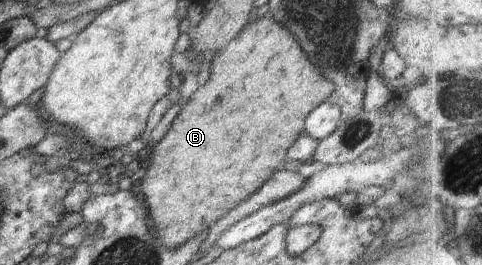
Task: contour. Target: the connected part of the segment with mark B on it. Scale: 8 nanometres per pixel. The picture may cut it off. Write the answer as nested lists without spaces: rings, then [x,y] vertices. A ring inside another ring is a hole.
[[[262,17],[262,19],[255,19],[251,25],[247,25],[240,31],[224,49],[216,52],[214,59],[212,59],[212,71],[210,71],[210,81],[208,85],[204,85],[200,91],[200,95],[192,95],[190,101],[182,107],[182,111],[178,113],[178,117],[172,122],[170,131],[162,137],[162,141],[156,145],[156,151],[154,151],[154,157],[151,159],[152,165],[146,173],[146,177],[142,180],[142,196],[147,214],[152,217],[154,221],[154,231],[157,233],[157,237],[160,243],[168,249],[176,249],[188,241],[192,241],[194,237],[198,237],[200,233],[209,231],[209,227],[218,221],[221,217],[224,217],[230,210],[240,205],[246,198],[250,197],[255,191],[258,191],[260,187],[270,179],[270,176],[276,170],[282,168],[282,162],[287,161],[287,151],[294,145],[294,142],[305,131],[306,116],[318,107],[321,103],[326,102],[334,91],[334,83],[328,81],[320,71],[318,67],[314,67],[314,63],[308,61],[308,57],[304,55],[304,51],[300,49],[298,41],[294,39],[294,35],[284,29],[280,23],[276,23],[274,19],[268,19],[268,17]]]

